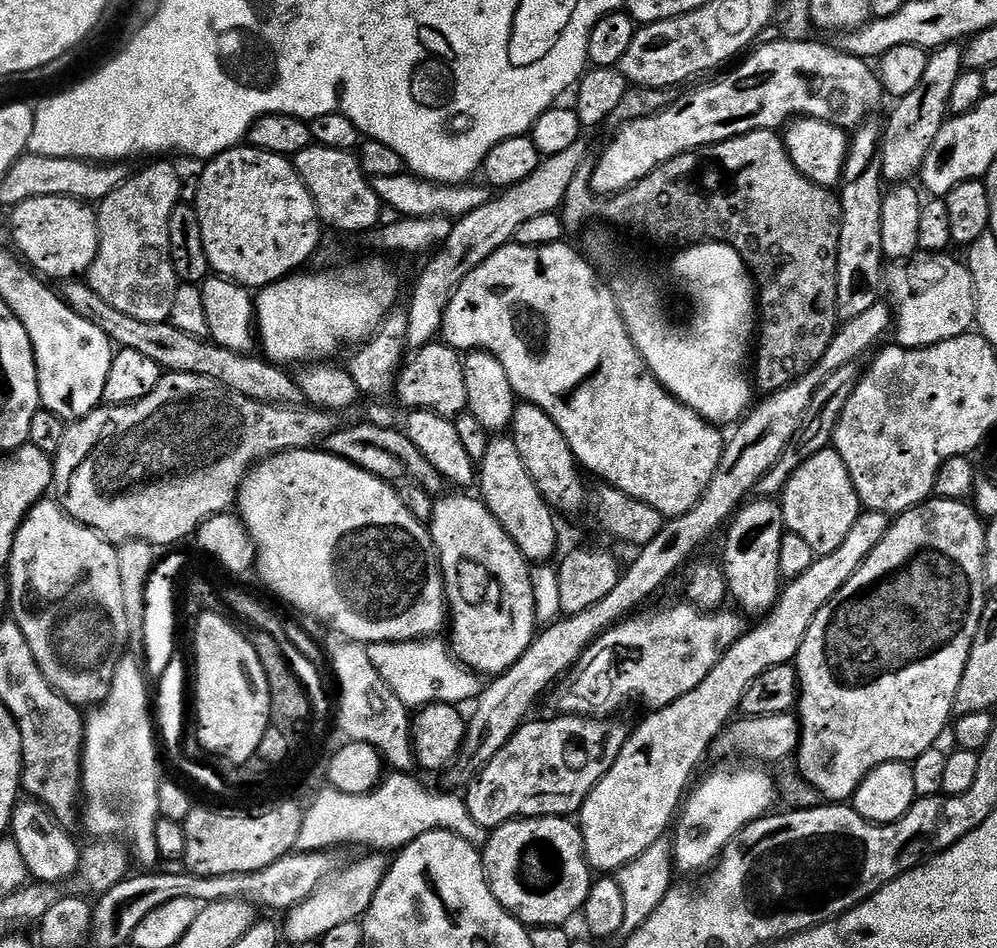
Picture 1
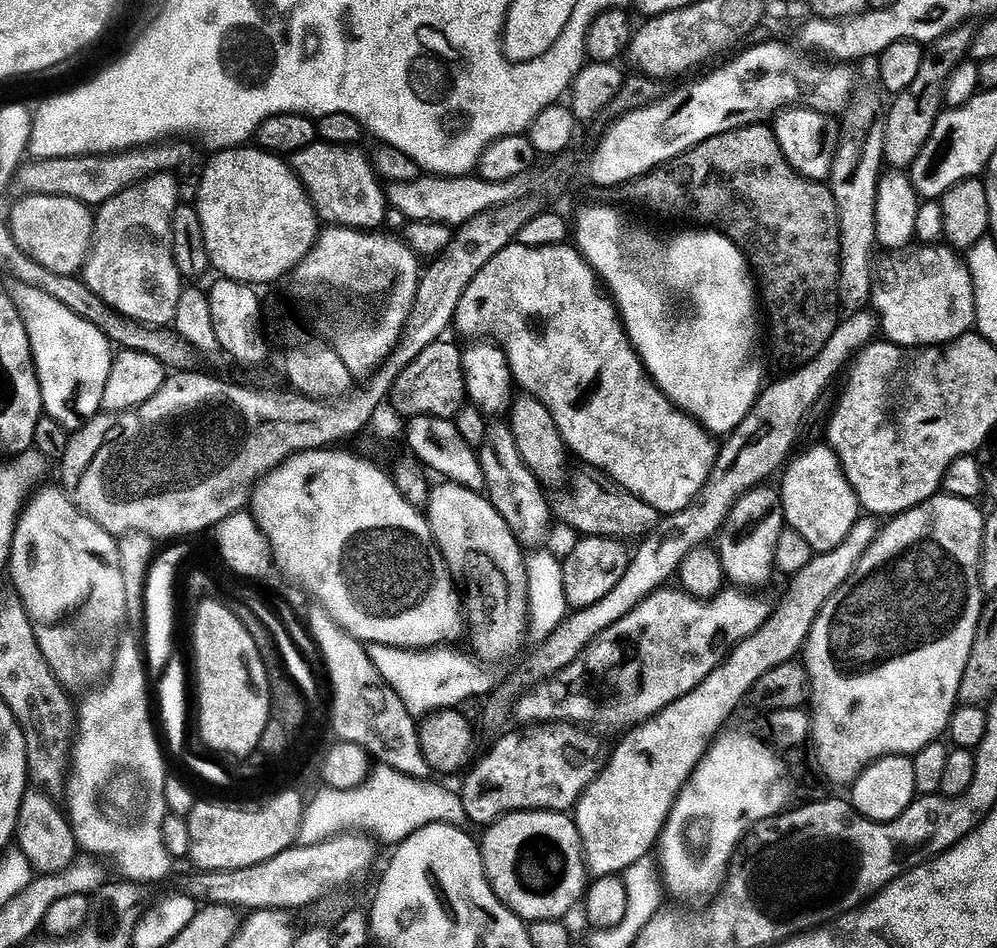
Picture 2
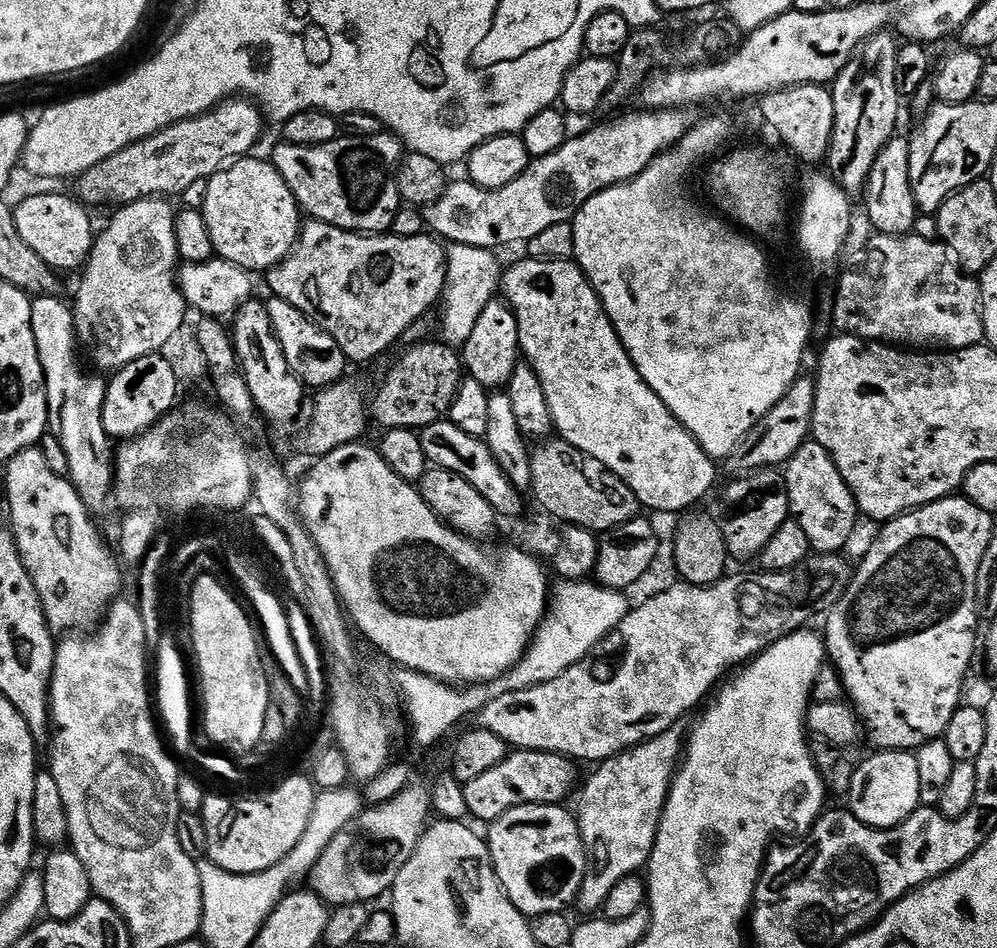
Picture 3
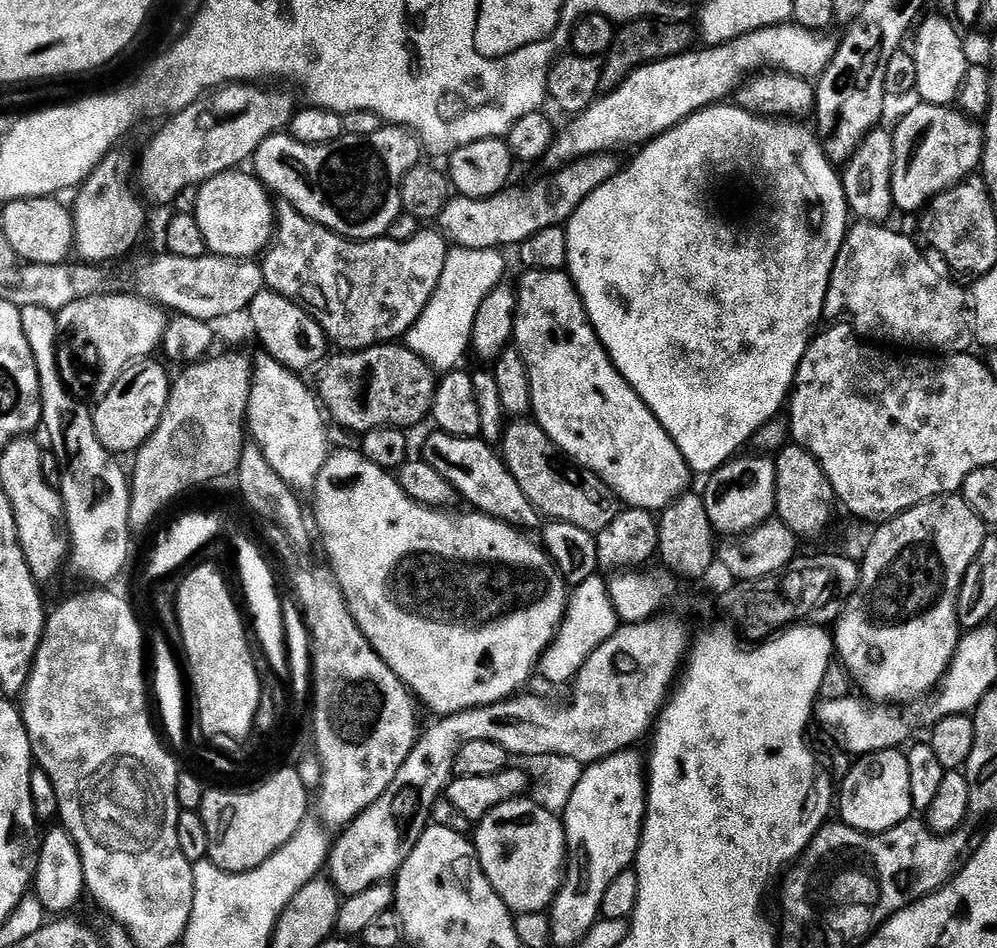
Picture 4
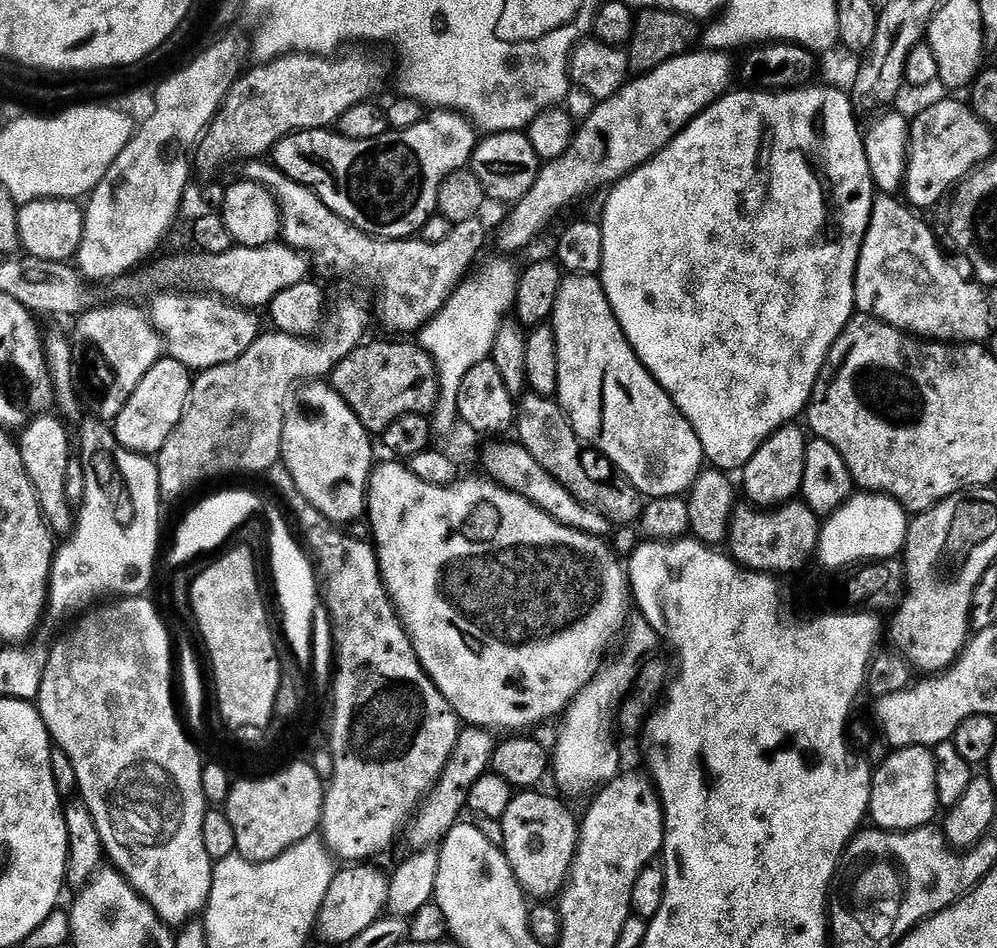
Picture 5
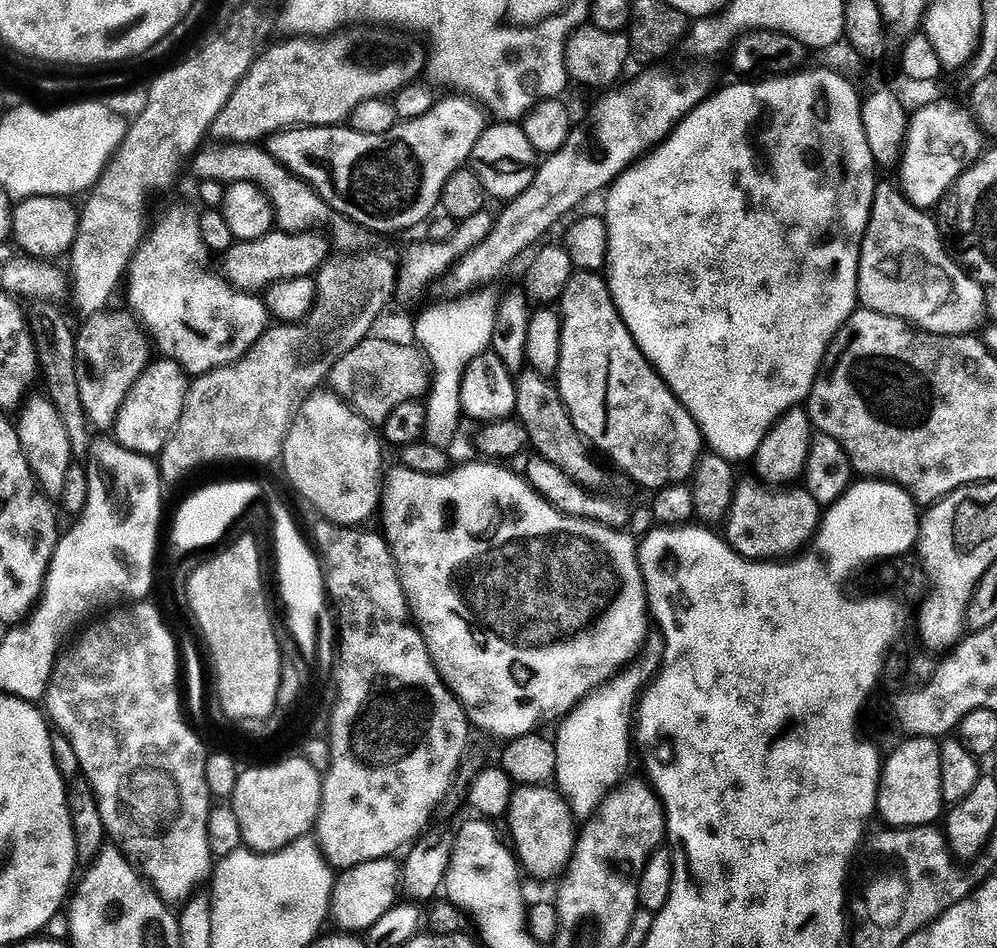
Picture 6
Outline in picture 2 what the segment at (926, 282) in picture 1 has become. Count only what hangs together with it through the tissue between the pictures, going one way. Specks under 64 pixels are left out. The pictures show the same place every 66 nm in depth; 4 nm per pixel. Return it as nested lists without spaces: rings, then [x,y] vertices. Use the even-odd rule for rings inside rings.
[[[915,247],[905,252],[892,252],[875,261],[871,311],[882,336],[884,332],[883,339],[889,344],[909,350],[953,344],[976,328],[975,288],[971,272],[951,247]]]

